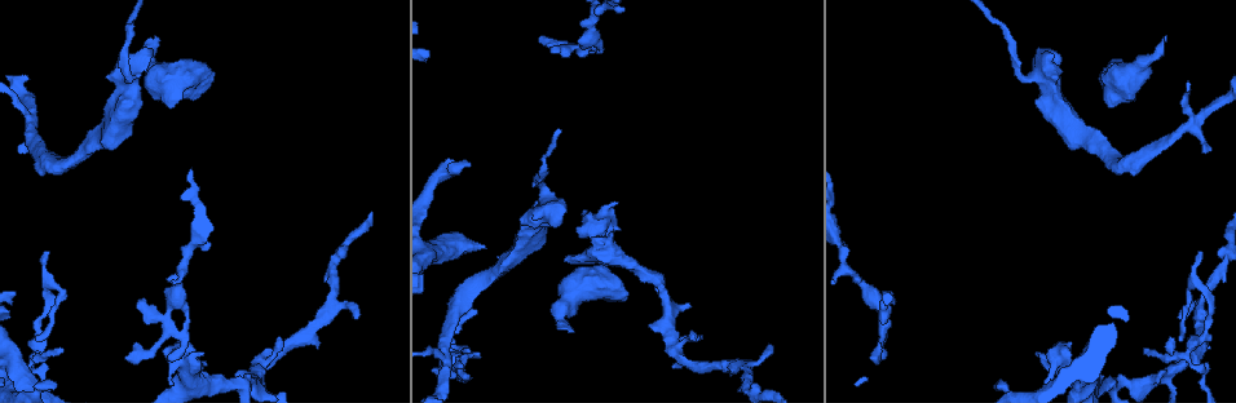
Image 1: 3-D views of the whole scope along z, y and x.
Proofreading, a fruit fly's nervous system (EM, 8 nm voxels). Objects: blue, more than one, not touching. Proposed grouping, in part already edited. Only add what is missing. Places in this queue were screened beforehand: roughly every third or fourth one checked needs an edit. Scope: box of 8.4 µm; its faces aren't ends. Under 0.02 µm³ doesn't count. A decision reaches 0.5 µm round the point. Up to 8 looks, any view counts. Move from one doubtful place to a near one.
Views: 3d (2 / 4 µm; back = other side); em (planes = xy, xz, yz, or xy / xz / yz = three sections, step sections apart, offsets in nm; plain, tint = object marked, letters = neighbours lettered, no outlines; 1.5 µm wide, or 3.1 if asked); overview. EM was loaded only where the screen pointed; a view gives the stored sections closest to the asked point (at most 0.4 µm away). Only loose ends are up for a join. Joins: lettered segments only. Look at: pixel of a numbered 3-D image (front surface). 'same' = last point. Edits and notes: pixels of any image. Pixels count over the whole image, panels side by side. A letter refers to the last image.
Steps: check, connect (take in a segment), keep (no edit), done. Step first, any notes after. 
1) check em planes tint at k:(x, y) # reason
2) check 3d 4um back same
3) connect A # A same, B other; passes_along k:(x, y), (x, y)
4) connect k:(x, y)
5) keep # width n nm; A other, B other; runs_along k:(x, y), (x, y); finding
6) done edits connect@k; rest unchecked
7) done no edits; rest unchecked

check em planes letters at 1:(1200, 252) # branch stops here

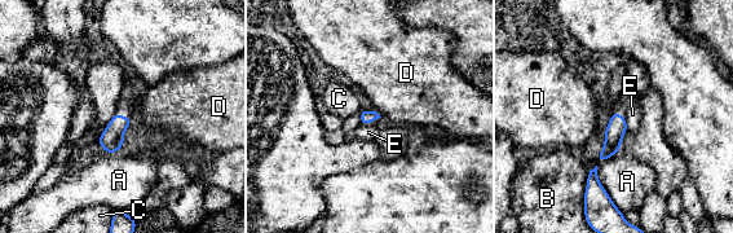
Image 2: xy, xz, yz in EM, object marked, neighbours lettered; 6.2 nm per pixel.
keep # width 80 nm; longest_contact A 300 nm; A other, B other, C other, D other, E other; no lettered segment goes on from it

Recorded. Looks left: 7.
check em planes letters at 1:(1166, 40) # an open end

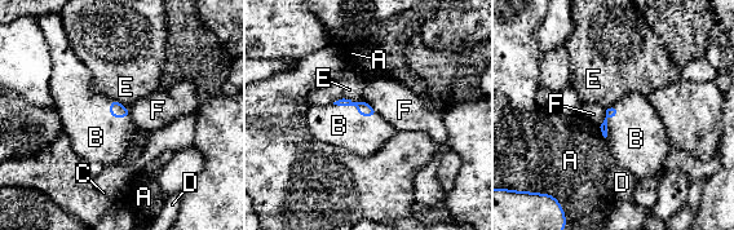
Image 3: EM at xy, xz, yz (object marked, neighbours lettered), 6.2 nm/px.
connect B # A other, B same, C other, D other, E other, F other; it goes on there

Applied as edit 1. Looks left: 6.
check overview # see it whole again

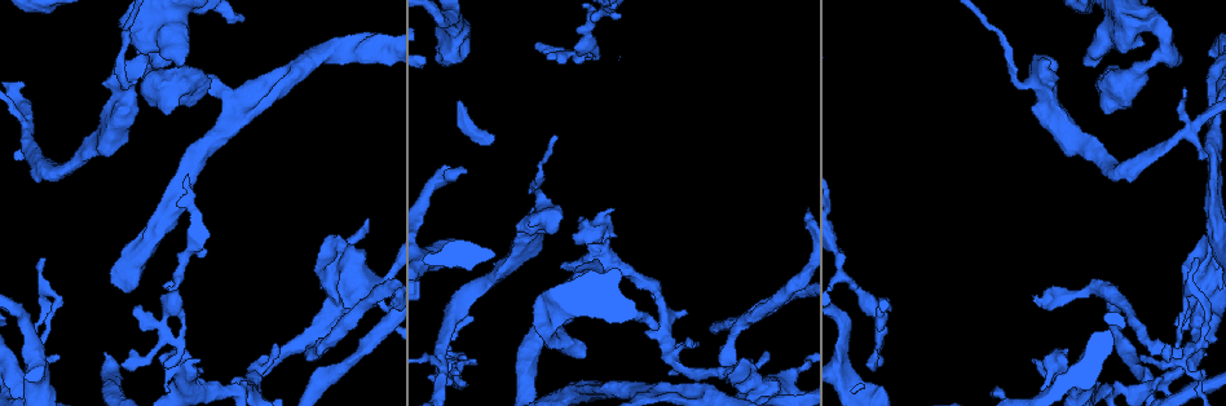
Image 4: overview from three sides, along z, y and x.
check em planes letters at 4:(597, 260)

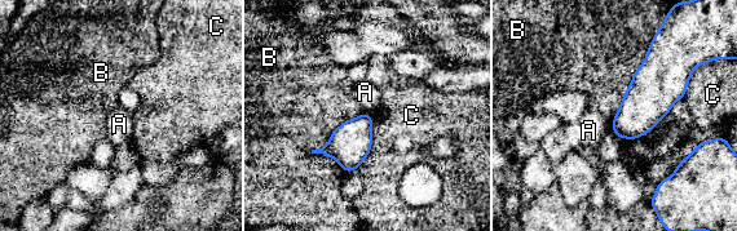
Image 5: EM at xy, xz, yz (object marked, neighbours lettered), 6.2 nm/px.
keep # longest_contact B 420 nm; A other, B other, C other; border 5:(363, 111), (370, 115); none of them fits

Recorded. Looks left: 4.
done edits connect@3; rest unchecked

